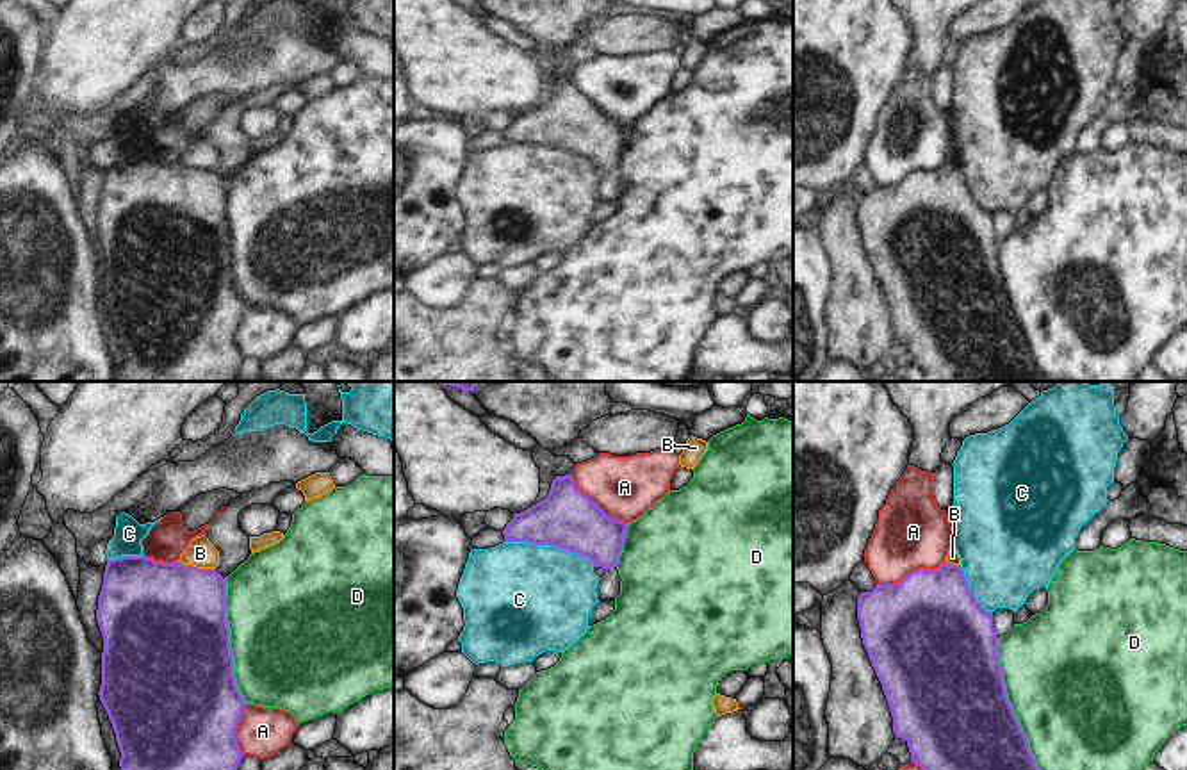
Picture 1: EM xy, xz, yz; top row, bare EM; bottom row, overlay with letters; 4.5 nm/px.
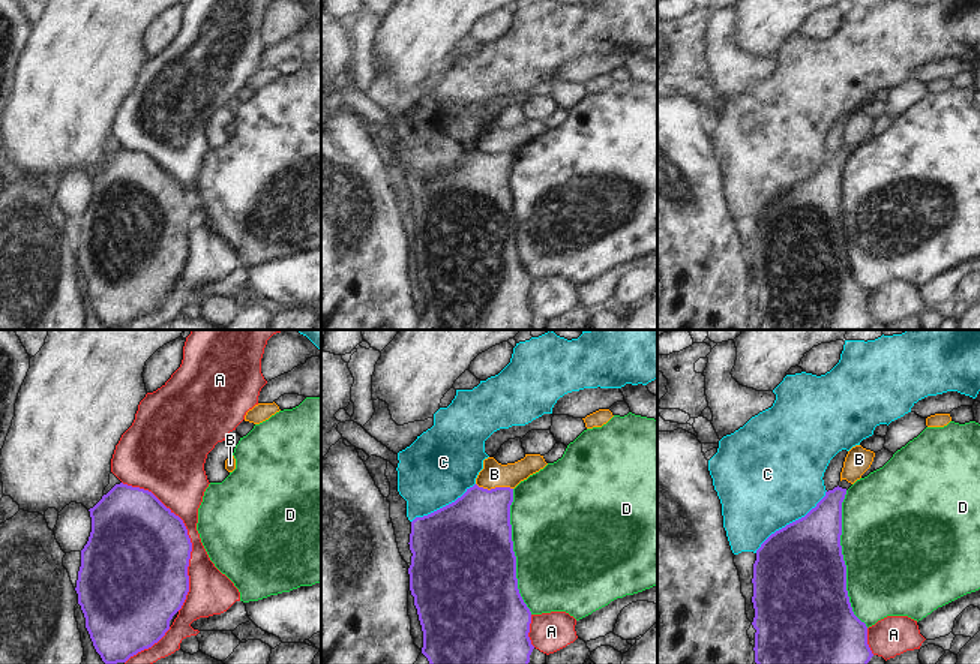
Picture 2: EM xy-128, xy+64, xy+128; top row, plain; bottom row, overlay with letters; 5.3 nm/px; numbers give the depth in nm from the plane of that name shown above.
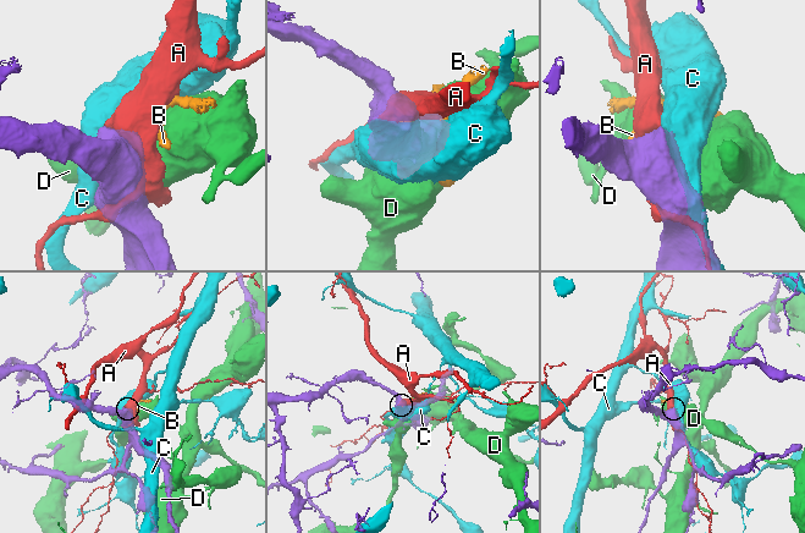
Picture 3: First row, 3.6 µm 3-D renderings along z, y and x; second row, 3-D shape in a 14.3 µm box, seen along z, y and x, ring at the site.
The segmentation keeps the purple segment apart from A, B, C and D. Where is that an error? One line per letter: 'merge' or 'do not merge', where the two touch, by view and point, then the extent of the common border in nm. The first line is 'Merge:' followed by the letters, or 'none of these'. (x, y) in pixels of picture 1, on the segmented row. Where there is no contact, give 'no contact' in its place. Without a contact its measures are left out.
Merge: none of these
A: do not merge; contact yz (913, 571); length 320 nm
B: do not merge; contact xy (196, 567); length 170 nm
C: do not merge; contact xz (549, 544); length 420 nm
D: do not merge; contact yz (1009, 704); length 600 nm

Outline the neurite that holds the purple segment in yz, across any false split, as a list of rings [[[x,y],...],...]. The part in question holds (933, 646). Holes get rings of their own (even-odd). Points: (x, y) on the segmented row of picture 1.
[[[945,561],[937,569],[918,569],[898,583],[861,592],[857,620],[893,717],[893,733],[907,741],[911,761],[921,770],[1039,770],[1007,699],[993,611],[977,601],[961,565]]]

